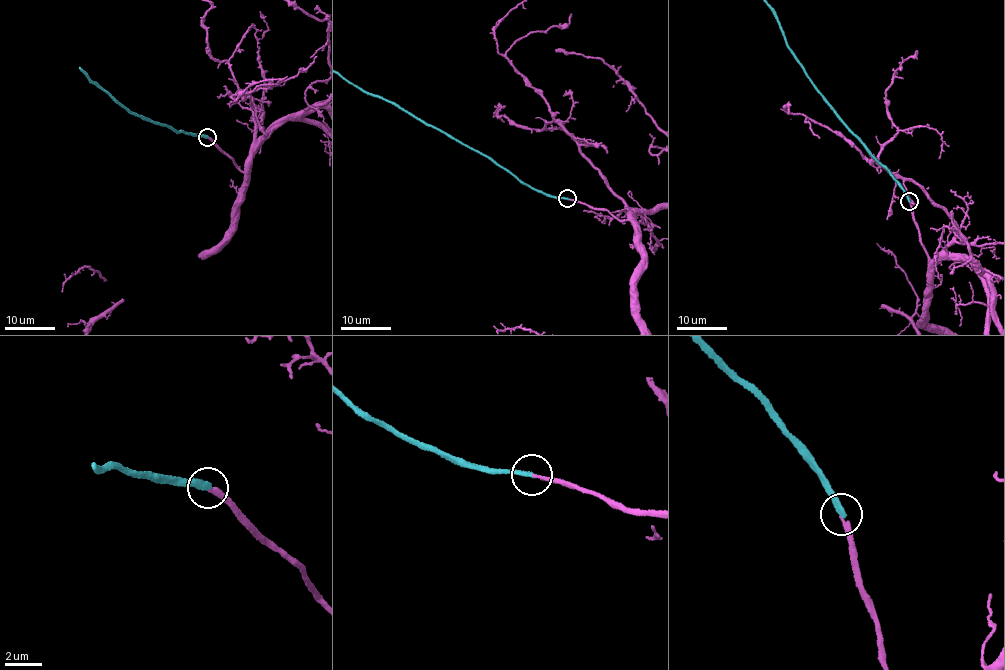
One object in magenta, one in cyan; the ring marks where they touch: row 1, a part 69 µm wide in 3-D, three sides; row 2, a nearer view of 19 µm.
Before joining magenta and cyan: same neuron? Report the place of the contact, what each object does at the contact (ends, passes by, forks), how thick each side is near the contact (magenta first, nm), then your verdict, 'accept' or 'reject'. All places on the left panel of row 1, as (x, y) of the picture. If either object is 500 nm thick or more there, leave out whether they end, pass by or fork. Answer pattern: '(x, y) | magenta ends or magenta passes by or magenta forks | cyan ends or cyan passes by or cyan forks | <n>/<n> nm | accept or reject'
(207, 137) | magenta ends | cyan ends | 200/320 nm | accept

